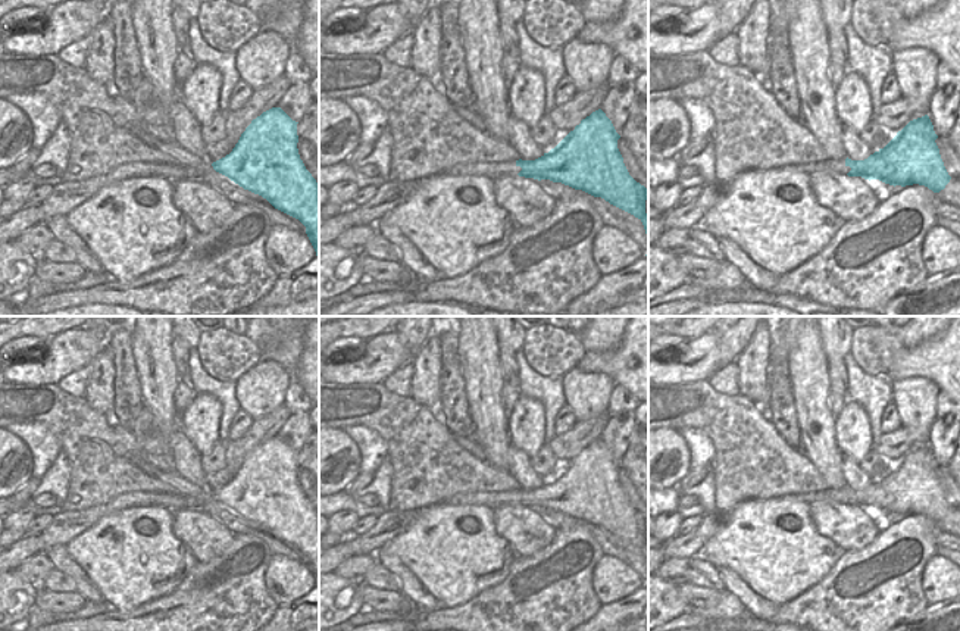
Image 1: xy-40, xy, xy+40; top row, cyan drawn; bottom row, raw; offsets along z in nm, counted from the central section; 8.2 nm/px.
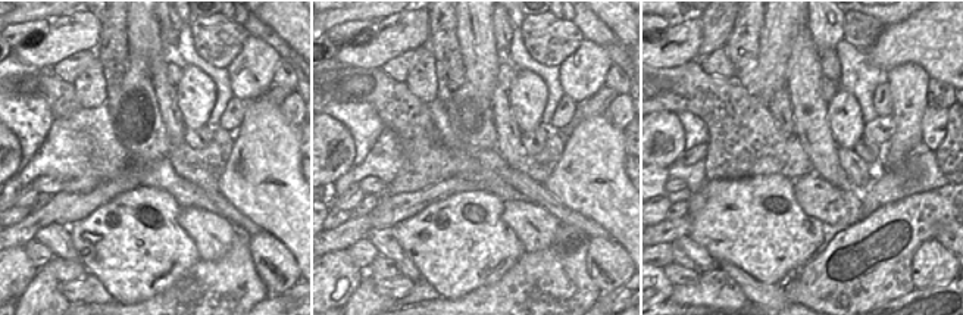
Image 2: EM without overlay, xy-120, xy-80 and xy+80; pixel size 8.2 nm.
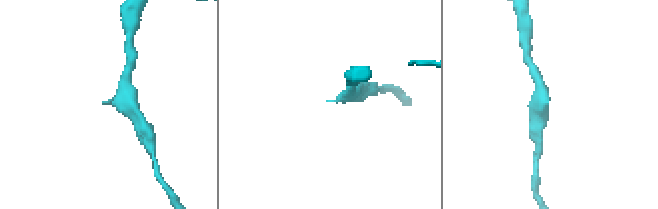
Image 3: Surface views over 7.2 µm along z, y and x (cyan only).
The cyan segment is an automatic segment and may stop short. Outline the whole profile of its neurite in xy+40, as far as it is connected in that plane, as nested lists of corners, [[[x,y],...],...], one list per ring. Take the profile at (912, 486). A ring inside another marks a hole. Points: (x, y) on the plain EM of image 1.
[[[928,444],[910,450],[884,477],[864,490],[822,490],[797,497],[804,503],[832,500],[848,506],[879,509],[889,515],[925,515],[939,522],[950,512],[939,478],[935,472],[938,465]]]

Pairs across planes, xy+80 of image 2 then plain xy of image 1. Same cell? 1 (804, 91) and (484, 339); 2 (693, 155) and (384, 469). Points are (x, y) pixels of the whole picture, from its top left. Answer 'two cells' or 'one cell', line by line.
1: one cell
2: two cells

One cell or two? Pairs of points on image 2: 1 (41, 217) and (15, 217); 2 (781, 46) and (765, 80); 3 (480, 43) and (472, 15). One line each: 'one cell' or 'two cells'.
1: two cells
2: one cell
3: one cell

